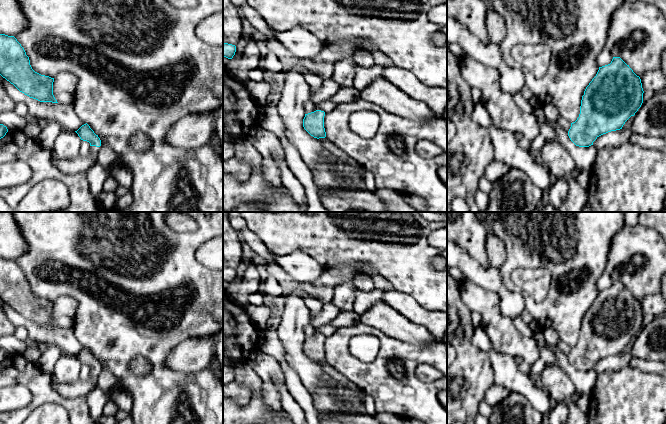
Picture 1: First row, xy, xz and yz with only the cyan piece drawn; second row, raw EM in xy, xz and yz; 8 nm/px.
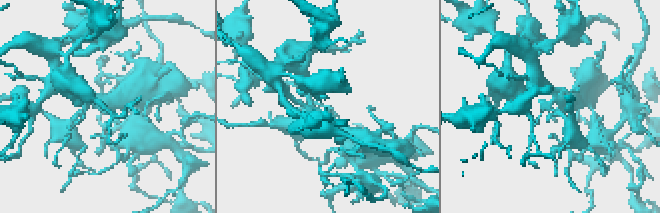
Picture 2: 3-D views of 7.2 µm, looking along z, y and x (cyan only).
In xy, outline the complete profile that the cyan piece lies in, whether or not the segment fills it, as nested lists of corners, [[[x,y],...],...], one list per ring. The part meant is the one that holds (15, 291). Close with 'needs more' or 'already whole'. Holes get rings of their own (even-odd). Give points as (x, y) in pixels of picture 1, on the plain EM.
[[[0,258],[0,299],[30,322],[58,327],[53,319],[54,302],[32,293],[29,281],[14,260]]]; already whole

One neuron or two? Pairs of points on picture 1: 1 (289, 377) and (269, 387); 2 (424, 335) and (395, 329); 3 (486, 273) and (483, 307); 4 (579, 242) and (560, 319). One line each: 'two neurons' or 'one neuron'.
1: two neurons
2: one neuron
3: two neurons
4: one neuron

